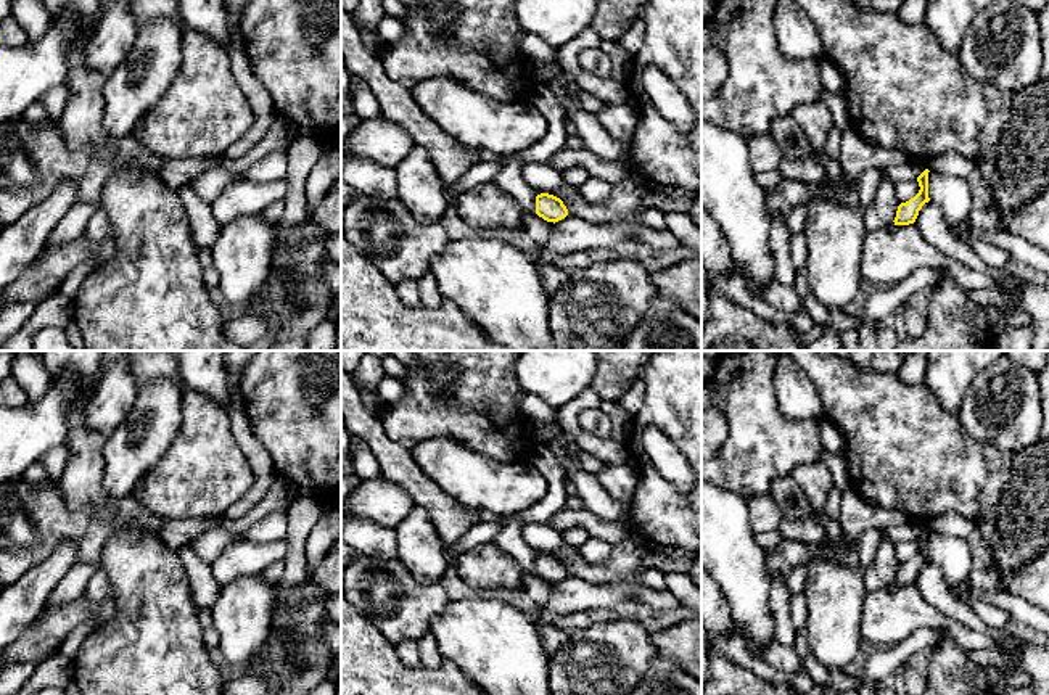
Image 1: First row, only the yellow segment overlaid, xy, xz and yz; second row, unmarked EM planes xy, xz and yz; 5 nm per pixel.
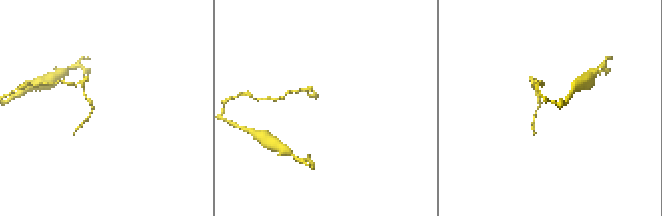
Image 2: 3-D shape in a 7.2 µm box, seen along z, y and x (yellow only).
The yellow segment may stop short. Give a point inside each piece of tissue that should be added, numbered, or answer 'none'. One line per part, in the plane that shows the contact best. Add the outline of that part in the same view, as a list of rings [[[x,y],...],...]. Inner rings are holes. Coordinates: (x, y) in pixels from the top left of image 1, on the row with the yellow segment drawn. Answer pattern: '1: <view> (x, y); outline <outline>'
none

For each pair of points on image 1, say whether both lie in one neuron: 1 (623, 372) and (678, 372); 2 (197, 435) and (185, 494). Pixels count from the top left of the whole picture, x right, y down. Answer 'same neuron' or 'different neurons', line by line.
1: different neurons
2: same neuron

